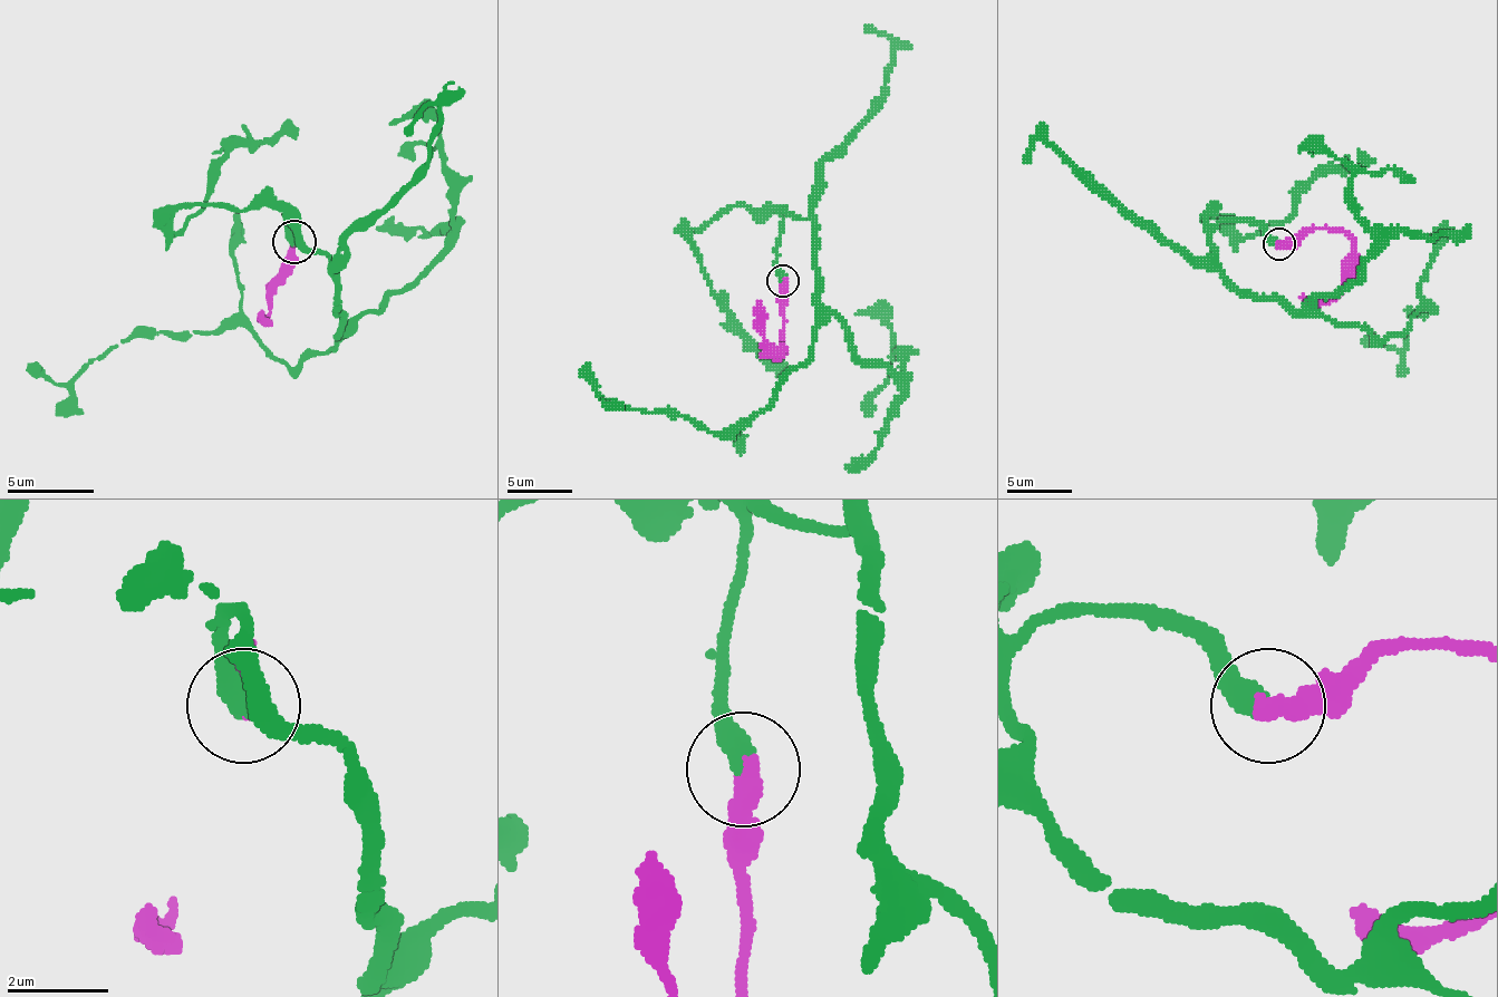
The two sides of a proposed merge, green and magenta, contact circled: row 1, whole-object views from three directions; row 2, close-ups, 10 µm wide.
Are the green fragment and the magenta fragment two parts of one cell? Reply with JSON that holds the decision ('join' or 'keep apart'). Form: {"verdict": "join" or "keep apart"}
{"verdict": "join"}

